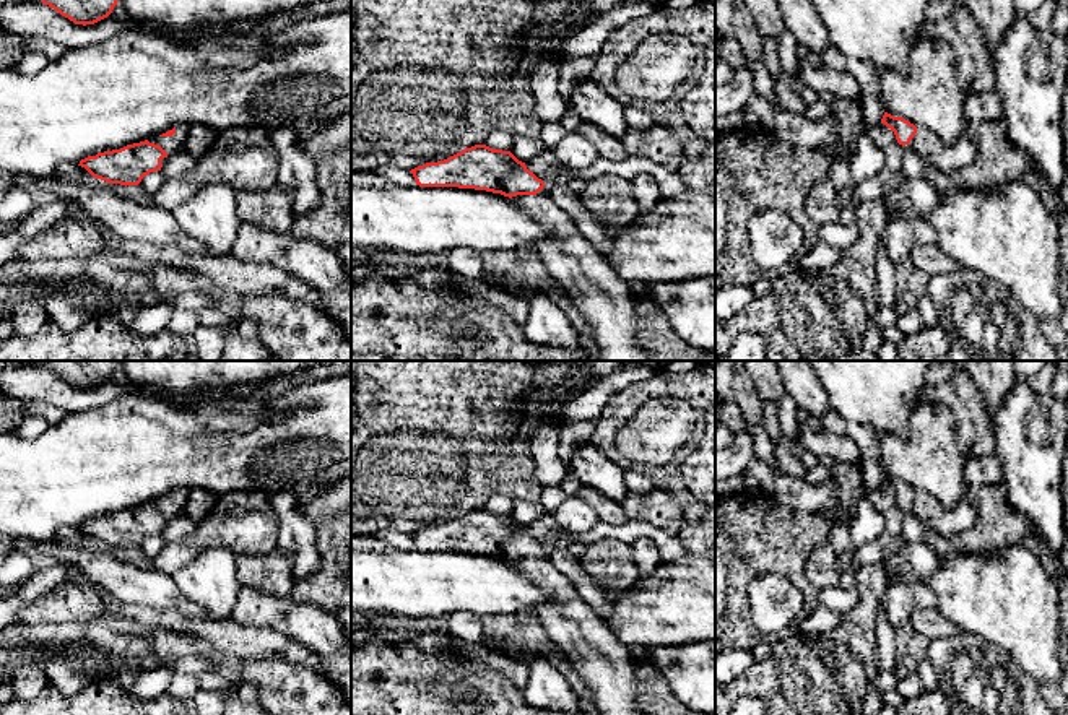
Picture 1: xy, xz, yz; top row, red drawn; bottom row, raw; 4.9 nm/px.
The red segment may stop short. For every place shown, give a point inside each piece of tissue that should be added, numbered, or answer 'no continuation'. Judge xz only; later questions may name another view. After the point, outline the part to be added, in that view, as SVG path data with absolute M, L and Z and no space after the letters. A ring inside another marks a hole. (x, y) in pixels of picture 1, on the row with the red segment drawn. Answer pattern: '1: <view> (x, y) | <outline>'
1: xz (599, 294) | M549 193L512 197L528 216L536 219L546 236L532 247L541 257L548 273L564 289L571 304L587 320L593 332L598 361L649 361L637 343L637 314L631 284L624 283L601 257L601 254L580 234L575 219L561 210Z

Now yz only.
1: yz (946, 158) | M917 128L909 145L923 161L946 174L964 167L977 156L977 145L966 130L956 145L946 145L935 133Z

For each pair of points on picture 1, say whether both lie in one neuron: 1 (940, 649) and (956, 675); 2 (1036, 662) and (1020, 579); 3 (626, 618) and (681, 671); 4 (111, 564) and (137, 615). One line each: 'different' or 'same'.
1: same
2: same
3: different
4: different

